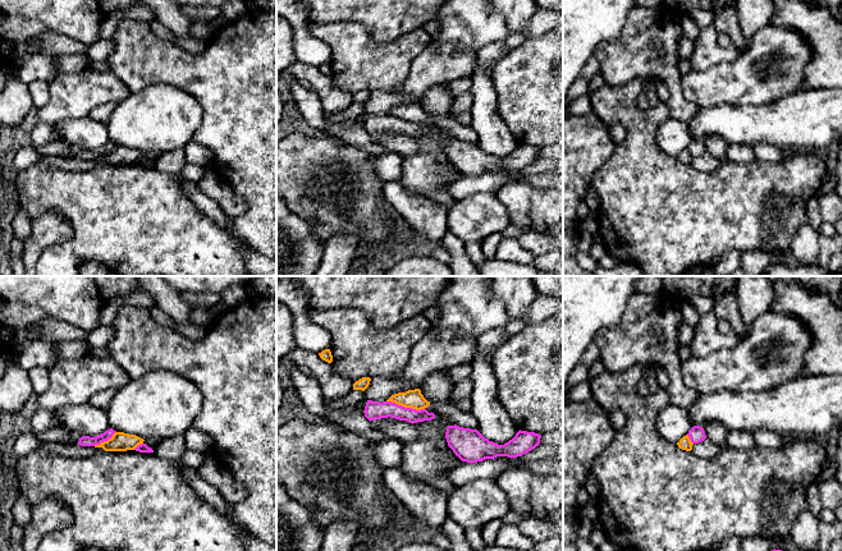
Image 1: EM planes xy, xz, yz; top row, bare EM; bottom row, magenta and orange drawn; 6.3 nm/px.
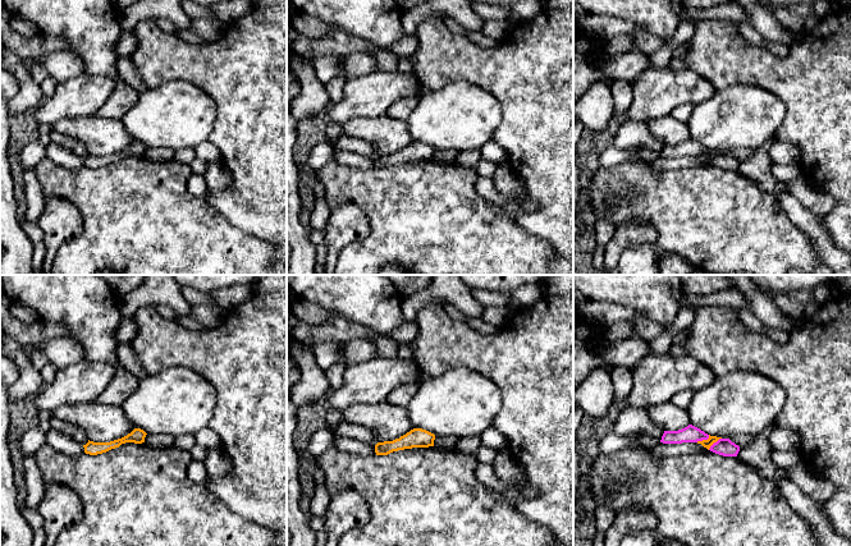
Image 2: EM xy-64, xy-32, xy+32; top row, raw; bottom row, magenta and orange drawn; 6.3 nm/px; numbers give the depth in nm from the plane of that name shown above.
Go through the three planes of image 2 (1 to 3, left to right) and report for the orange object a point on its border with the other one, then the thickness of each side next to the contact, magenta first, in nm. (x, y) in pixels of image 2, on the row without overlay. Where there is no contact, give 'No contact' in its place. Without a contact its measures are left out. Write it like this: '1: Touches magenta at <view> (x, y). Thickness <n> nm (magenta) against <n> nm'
1: No contact
2: No contact
3: Touches magenta at xy+32 (703, 152). Thickness 110 nm (magenta) against 50 nm

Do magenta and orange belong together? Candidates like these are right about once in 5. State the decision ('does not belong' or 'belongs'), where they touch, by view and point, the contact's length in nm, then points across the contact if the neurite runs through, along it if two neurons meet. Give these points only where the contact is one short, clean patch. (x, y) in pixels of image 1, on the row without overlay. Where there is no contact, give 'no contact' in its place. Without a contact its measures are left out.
does not belong; meets magenta in xz at (406, 122); contact 240 nm long; border along xz (387, 114), (405, 120), (424, 123)

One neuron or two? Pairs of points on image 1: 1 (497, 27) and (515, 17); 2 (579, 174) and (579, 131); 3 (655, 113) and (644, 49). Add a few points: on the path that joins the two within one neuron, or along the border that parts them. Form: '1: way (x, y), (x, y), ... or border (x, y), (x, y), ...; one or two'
1: border (500, 13), (506, 27), (511, 32); two
2: way (579, 164), (579, 141); one
3: border (659, 79), (632, 79), (619, 87); two

